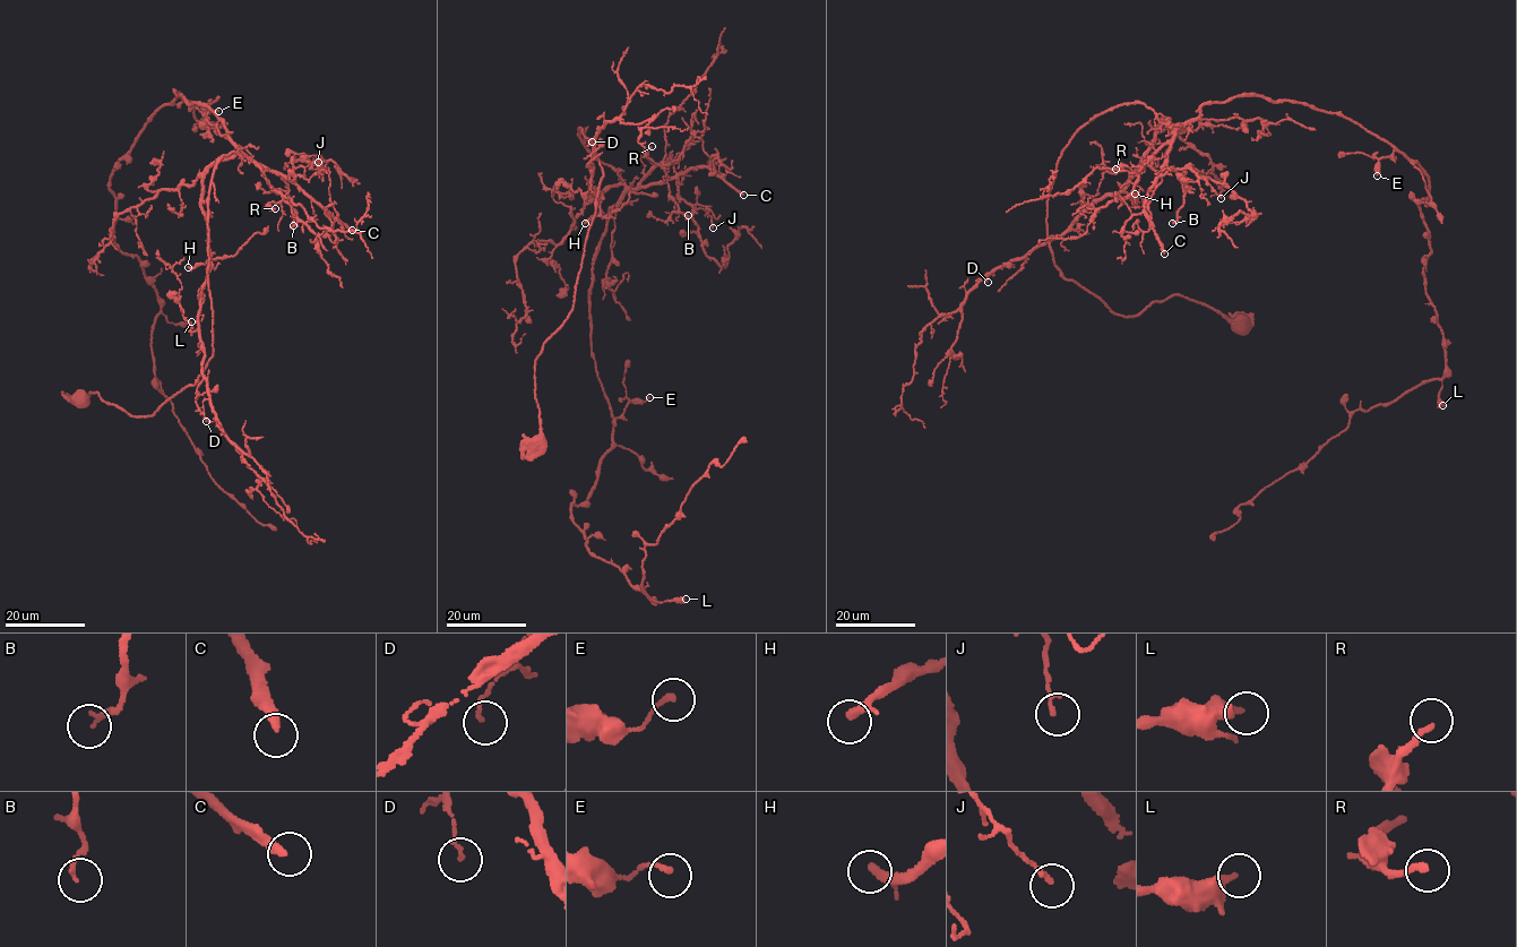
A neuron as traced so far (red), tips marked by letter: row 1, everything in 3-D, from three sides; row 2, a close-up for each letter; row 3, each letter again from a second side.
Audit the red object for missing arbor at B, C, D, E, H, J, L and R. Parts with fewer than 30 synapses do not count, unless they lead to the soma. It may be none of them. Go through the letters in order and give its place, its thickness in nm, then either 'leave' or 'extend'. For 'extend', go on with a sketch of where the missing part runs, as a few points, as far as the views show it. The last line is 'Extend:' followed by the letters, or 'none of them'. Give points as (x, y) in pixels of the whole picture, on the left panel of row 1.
B: at (293, 225); 170 nm thick; leave
C: at (352, 230); 300 nm thick; extend; missing branch runs (352, 230), (367, 257), (393, 276), (401, 287), (399, 304), (405, 321), (430, 350)
D: at (206, 421); 130 nm thick; leave
E: at (218, 111); 170 nm thick; leave
H: at (188, 267); 220 nm thick; leave
J: at (318, 162); 140 nm thick; leave
L: at (191, 321); 300 nm thick; leave
R: at (275, 208); 200 nm thick; leave
Extend: C

